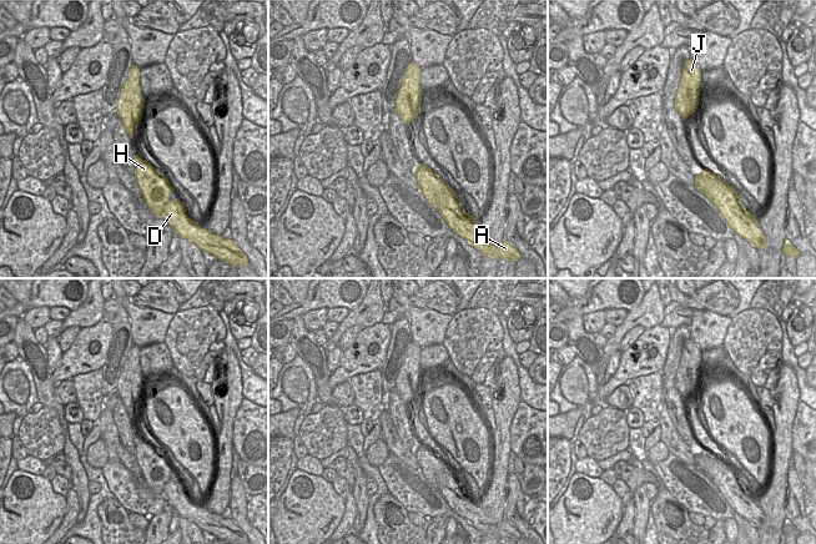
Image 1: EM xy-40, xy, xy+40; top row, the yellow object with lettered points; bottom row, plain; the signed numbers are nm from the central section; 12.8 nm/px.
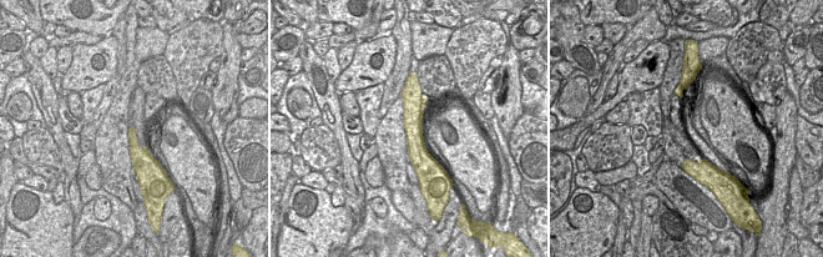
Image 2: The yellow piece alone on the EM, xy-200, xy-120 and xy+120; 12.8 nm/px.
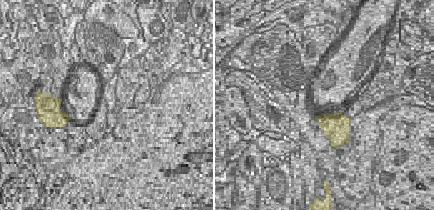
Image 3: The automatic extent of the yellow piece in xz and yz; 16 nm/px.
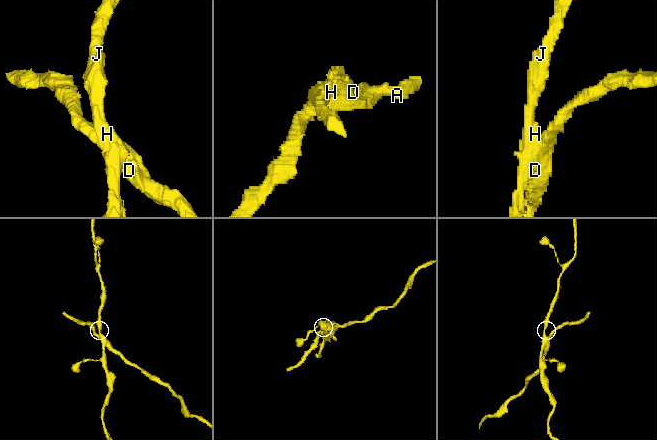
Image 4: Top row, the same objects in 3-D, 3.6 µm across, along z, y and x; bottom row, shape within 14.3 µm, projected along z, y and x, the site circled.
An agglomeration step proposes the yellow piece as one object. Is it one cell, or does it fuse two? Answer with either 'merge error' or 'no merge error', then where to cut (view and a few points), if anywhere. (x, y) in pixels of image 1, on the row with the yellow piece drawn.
merge error; cut in xy along (449, 186), (439, 196), (438, 210)

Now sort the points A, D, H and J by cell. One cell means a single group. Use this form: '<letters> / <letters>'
A D / H J

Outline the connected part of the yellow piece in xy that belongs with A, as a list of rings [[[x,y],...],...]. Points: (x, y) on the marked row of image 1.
[[[449,186],[444,195],[439,196],[439,210],[448,226],[460,237],[465,238],[483,256],[494,260],[509,258],[518,262],[522,258],[519,251],[507,240],[494,243],[480,228],[478,221],[465,212],[457,193]]]

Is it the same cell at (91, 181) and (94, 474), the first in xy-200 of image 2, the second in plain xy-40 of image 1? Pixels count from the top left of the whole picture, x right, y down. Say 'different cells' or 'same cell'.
different cells

